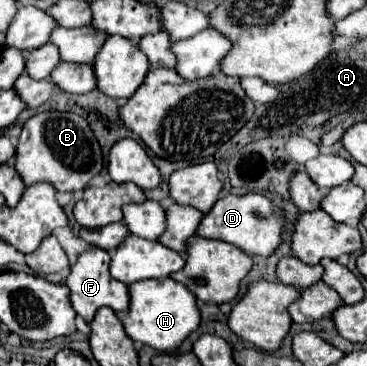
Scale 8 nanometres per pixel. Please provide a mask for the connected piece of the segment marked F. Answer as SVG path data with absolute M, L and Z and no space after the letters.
M88 248L86 252L82 252L76 260L76 264L72 264L70 274L66 278L66 286L70 290L70 302L76 314L80 314L86 322L90 322L96 314L98 308L108 306L114 312L118 310L126 310L128 308L128 286L124 282L118 282L110 276L108 272L108 262L110 262L110 254L102 248Z

